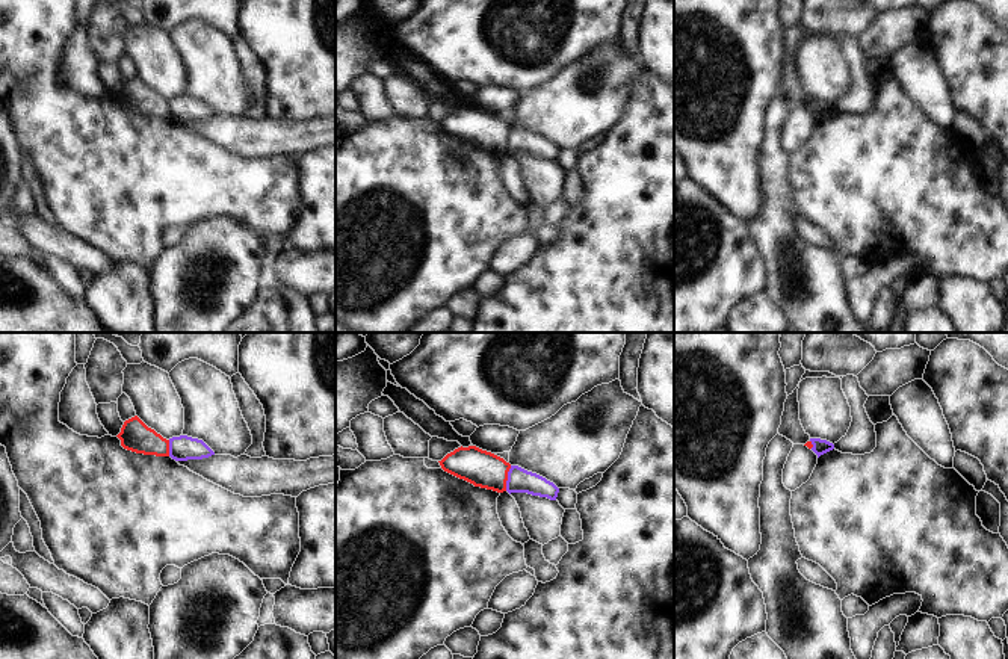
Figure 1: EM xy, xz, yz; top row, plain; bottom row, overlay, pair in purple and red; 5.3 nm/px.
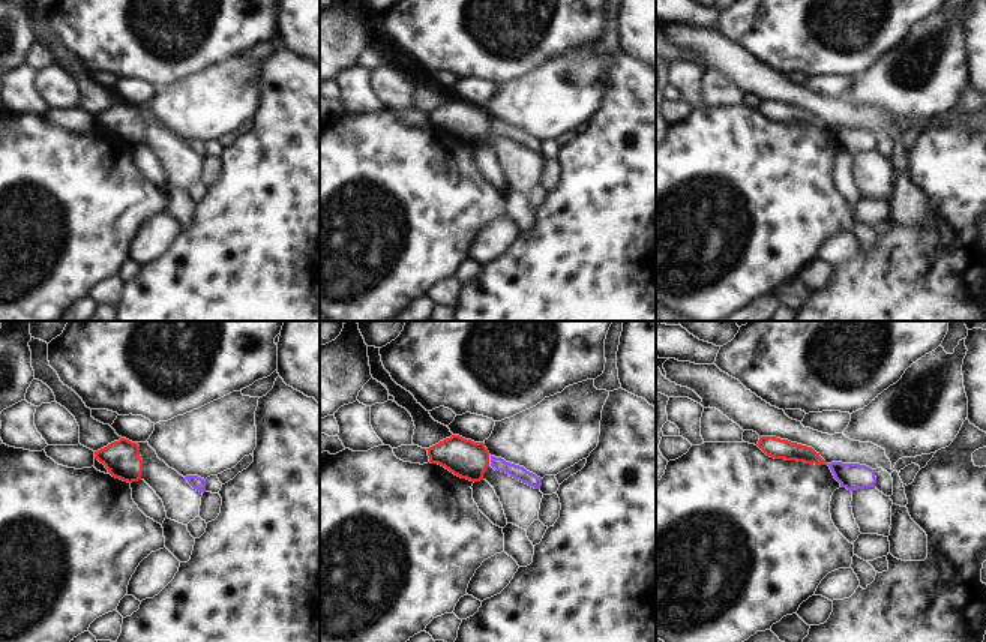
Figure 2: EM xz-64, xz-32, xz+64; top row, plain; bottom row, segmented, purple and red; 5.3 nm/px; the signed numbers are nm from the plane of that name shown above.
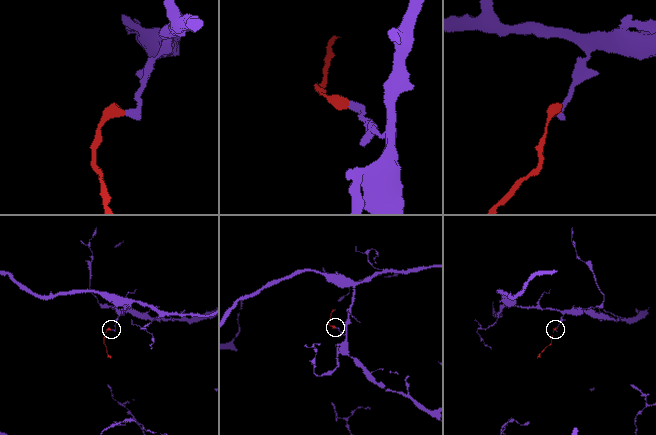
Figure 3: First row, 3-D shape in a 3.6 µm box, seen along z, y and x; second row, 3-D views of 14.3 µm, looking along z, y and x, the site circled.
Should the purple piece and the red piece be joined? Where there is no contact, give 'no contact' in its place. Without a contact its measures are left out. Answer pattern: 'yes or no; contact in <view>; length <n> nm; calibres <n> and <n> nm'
no; contact in xz; length 140 nm; calibres 130 and 190 nm

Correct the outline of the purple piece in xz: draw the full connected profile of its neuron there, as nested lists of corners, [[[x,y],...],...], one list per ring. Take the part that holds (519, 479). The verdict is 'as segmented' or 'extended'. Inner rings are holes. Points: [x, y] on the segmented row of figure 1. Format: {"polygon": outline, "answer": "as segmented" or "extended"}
{"polygon": [[[511,466],[508,472],[506,491],[509,494],[527,493],[532,496],[556,500],[559,488],[536,473],[527,472],[518,466]]], "answer": "as segmented"}

